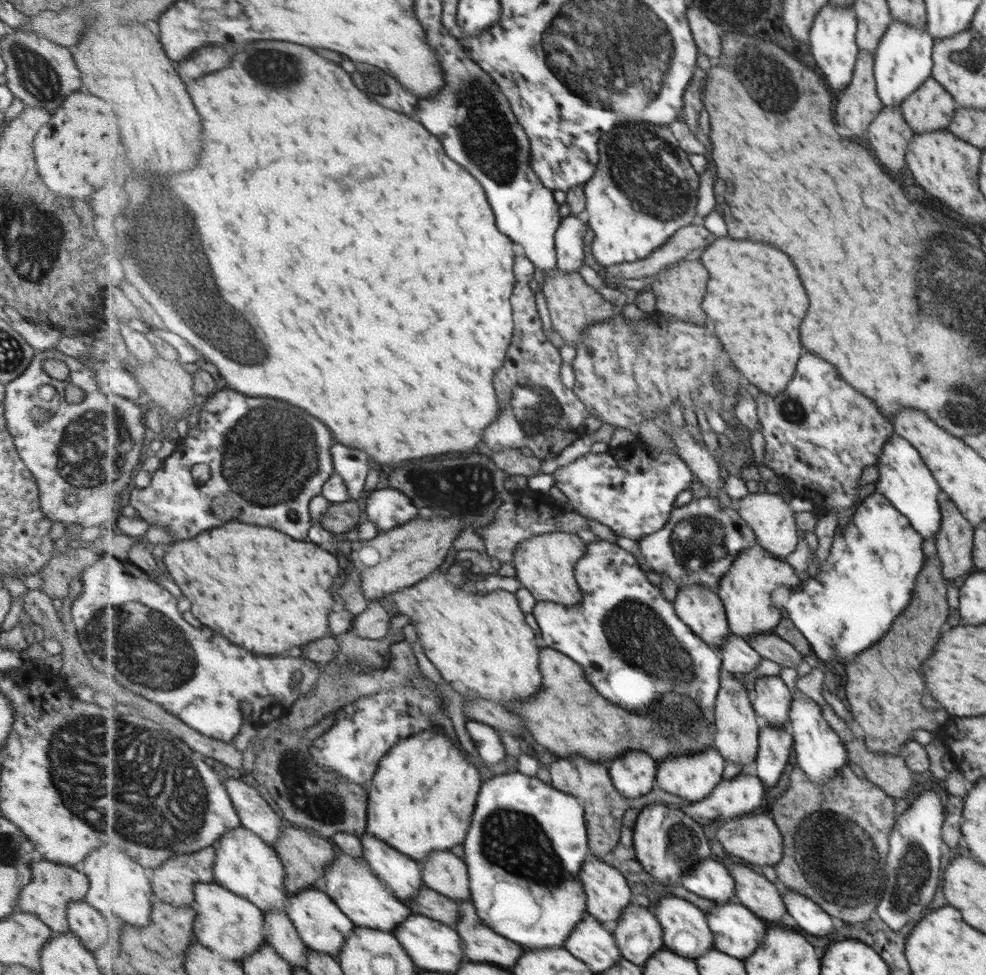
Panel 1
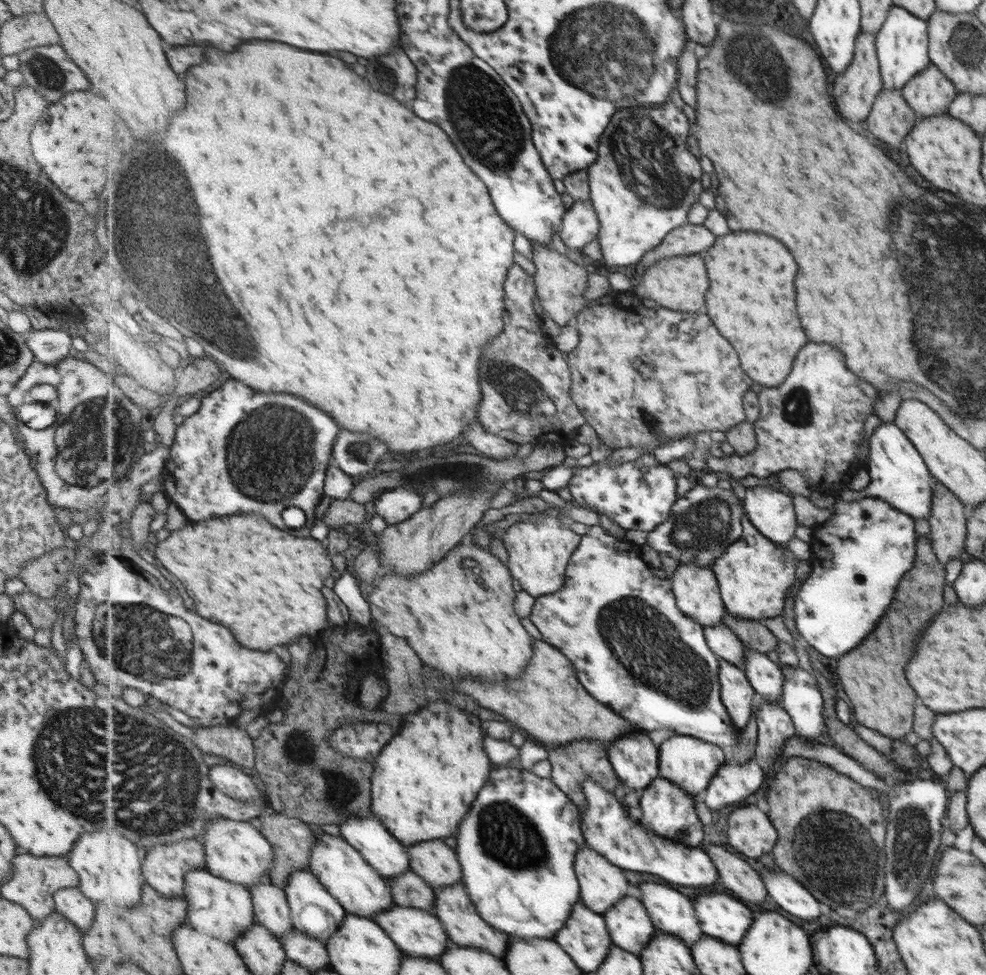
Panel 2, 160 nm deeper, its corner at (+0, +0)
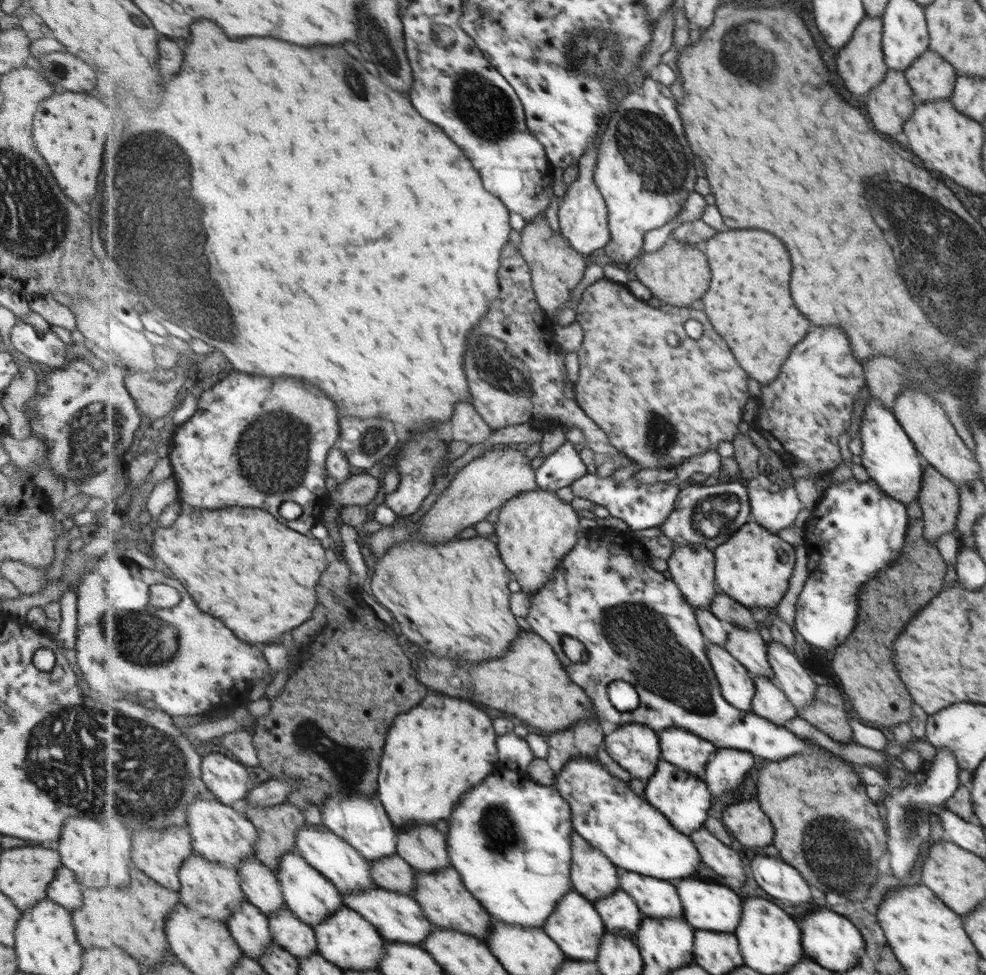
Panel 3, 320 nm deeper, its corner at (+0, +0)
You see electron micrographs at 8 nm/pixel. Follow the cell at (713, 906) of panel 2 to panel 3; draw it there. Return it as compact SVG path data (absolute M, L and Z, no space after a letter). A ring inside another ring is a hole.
M693 876L689 880L681 880L677 888L685 907L685 919L697 930L734 933L740 926L744 914L744 898L741 898L732 888L721 886L721 884L713 884L713 882L703 882L697 876Z

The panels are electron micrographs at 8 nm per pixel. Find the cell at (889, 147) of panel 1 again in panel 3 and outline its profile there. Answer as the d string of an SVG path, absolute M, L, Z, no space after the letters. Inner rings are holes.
M888 69L882 82L872 88L869 100L865 102L869 120L873 120L873 128L883 134L902 132L903 121L907 120L914 109L913 96L904 73Z

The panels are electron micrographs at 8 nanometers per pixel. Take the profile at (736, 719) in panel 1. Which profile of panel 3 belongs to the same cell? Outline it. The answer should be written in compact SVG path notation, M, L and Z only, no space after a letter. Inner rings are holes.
M709 643L707 651L717 679L720 680L723 696L733 706L751 712L757 690L755 678L724 646Z

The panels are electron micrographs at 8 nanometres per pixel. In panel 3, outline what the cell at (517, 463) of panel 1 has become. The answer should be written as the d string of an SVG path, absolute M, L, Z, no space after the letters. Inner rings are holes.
M473 402L457 403L455 409L455 414L451 420L453 440L479 444L479 442L485 442L494 433L495 430L481 417Z

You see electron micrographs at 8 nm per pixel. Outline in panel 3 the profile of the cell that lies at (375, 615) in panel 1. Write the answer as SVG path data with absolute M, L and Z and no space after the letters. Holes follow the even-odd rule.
M479 535L438 545L413 538L411 542L393 545L386 552L377 554L374 570L370 584L372 593L395 616L405 637L419 645L423 652L481 662L503 656L523 632L512 612L512 592L507 586L512 572L501 556L498 543L489 538Z

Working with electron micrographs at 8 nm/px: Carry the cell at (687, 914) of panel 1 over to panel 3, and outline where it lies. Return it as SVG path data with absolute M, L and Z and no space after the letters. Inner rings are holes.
M619 868L620 889L631 895L644 912L653 918L686 918L678 888L665 880Z

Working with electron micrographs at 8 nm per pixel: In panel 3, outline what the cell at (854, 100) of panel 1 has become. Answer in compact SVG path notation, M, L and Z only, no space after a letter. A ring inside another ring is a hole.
M865 16L865 24L861 24L861 28L857 28L857 36L853 36L853 40L849 41L849 48L845 48L845 52L837 52L837 74L841 76L845 88L853 94L853 96L863 96L867 92L871 92L872 88L879 86L882 82L887 70L889 69L884 61L883 53L883 21L879 17Z

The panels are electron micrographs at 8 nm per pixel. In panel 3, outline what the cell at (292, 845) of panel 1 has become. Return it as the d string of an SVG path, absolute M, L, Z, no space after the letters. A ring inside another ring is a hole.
M247 800L239 804L239 807L258 830L255 857L271 868L271 870L278 872L280 869L280 858L284 854L297 852L296 836L298 830L307 826L303 810L289 802L270 807L260 807L253 803L247 804Z

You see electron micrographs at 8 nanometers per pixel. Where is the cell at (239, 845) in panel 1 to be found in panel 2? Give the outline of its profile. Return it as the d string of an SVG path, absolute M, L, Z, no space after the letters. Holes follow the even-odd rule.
M226 818L213 819L204 832L206 868L215 876L245 885L251 890L261 881L269 881L269 872L274 859L274 848L270 840L249 821Z

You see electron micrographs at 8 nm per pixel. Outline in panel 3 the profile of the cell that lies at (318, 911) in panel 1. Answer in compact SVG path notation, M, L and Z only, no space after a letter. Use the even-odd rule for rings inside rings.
M290 852L280 858L277 876L288 908L312 927L316 927L323 919L345 906L343 894L336 888L333 881L313 868L298 852Z

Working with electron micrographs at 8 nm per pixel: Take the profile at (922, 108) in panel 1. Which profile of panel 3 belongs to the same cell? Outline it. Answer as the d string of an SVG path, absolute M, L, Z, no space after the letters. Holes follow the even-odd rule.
M925 50L911 66L907 67L904 77L913 91L915 103L934 101L937 99L949 99L956 80L956 71L944 58L941 58L932 50Z

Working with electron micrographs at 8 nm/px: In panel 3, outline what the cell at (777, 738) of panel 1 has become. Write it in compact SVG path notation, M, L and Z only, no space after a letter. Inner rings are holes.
M755 677L754 681L757 690L752 702L752 710L755 713L782 727L796 718L796 709L792 701L784 695L779 685L769 678Z

